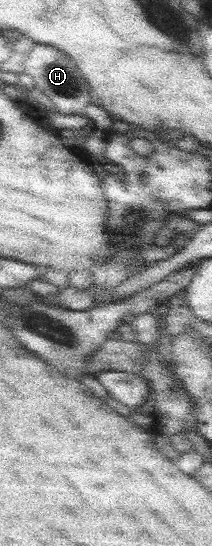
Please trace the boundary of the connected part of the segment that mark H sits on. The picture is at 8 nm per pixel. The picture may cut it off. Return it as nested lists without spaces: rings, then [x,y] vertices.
[[[36,43],[26,57],[23,67],[23,72],[29,74],[36,82],[36,87],[50,98],[56,111],[66,115],[84,114],[86,106],[91,102],[90,85],[69,54],[53,44]]]

